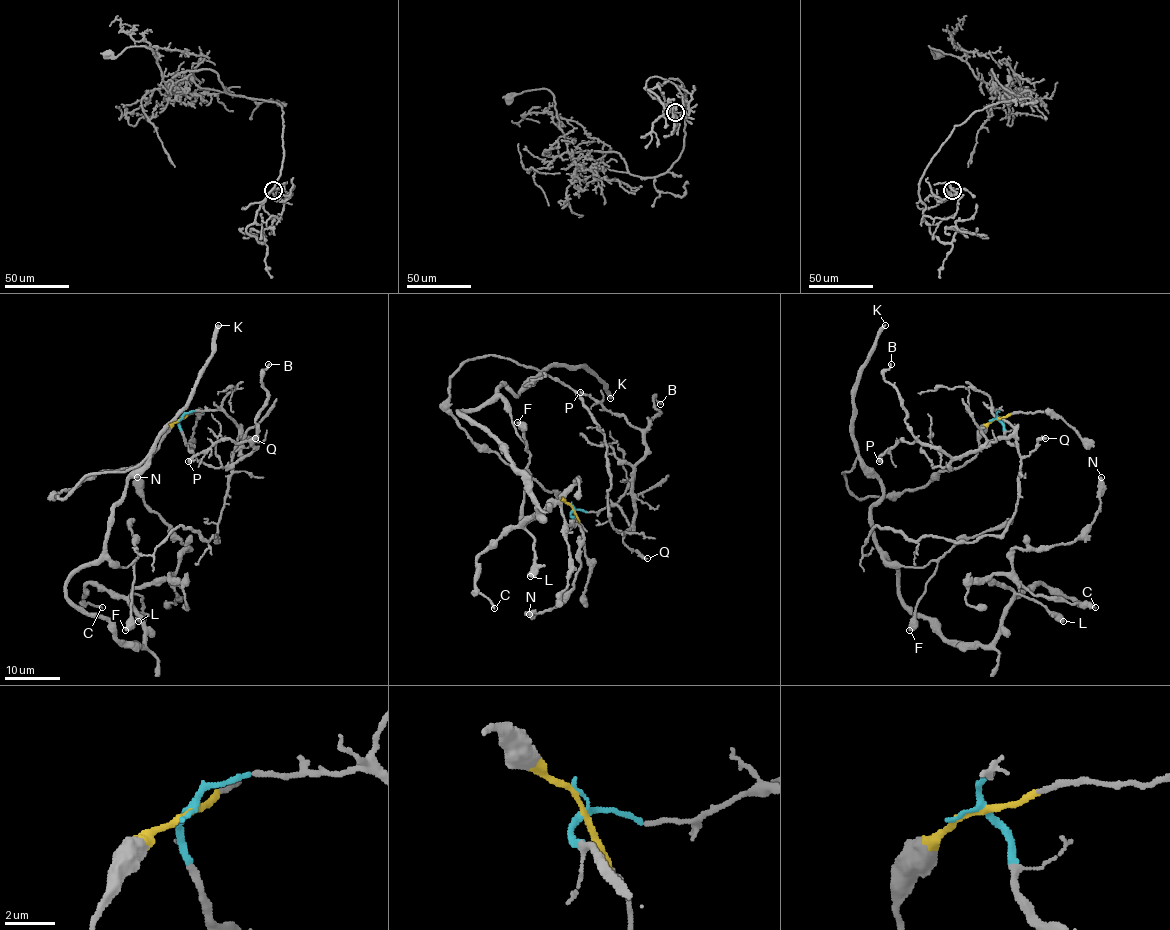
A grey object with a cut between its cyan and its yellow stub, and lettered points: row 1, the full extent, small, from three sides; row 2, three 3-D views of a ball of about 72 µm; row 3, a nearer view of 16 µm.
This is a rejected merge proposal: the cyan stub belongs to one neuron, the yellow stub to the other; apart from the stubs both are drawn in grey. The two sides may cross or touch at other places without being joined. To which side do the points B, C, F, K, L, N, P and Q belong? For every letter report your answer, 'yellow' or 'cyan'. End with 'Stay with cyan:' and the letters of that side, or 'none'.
B: cyan
C: yellow
F: yellow
K: yellow
L: yellow
N: yellow
P: cyan
Q: cyan
Stay with cyan: B, P, Q

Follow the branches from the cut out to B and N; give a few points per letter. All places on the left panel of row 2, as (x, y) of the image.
B: (181, 418), (221, 410), (238, 428), (245, 457), (267, 397), (262, 379), (269, 364)
N: (181, 418), (146, 460), (56, 496), (146, 459), (65, 587), (141, 645), (131, 592), (191, 549), (136, 477)

